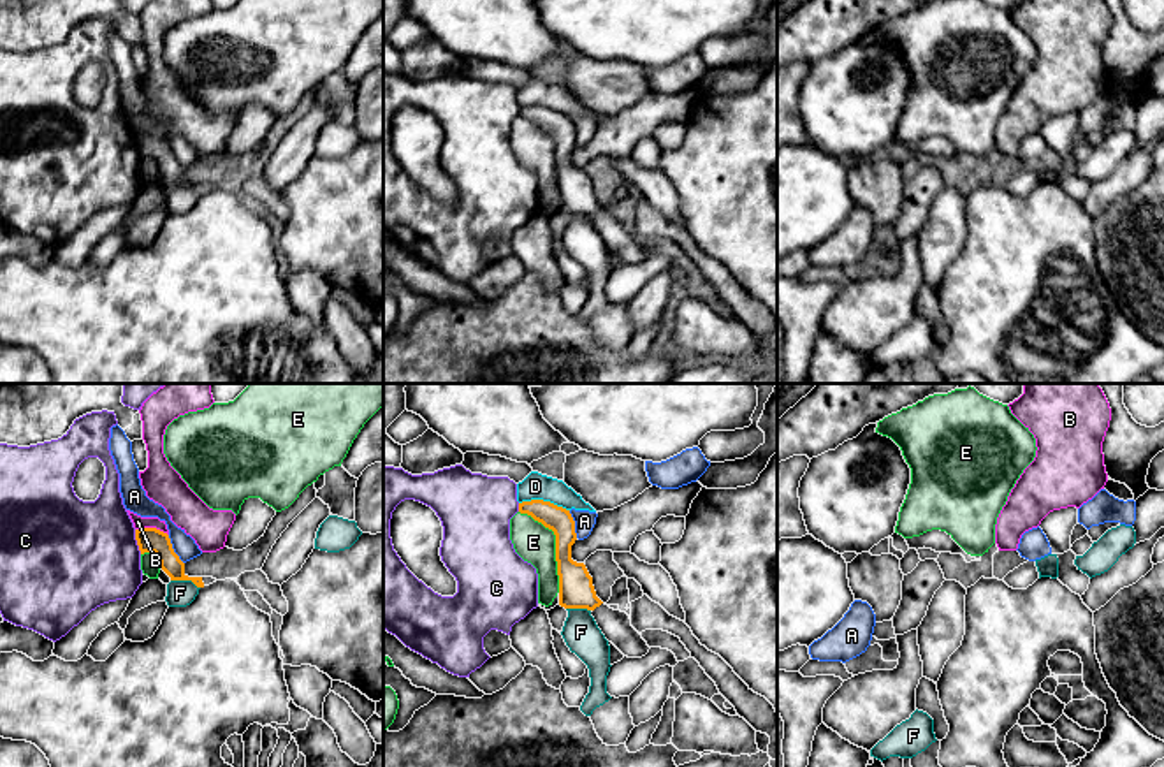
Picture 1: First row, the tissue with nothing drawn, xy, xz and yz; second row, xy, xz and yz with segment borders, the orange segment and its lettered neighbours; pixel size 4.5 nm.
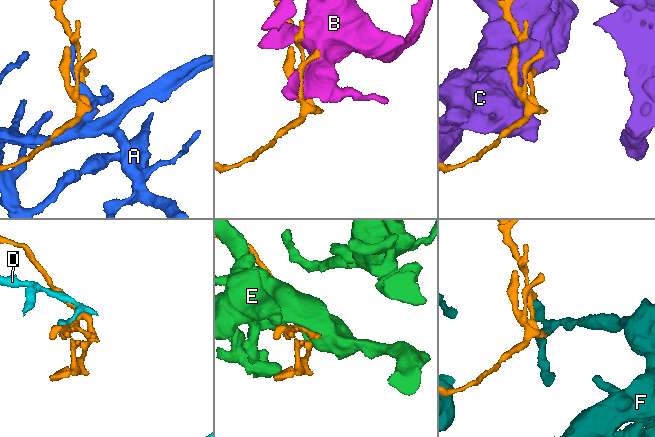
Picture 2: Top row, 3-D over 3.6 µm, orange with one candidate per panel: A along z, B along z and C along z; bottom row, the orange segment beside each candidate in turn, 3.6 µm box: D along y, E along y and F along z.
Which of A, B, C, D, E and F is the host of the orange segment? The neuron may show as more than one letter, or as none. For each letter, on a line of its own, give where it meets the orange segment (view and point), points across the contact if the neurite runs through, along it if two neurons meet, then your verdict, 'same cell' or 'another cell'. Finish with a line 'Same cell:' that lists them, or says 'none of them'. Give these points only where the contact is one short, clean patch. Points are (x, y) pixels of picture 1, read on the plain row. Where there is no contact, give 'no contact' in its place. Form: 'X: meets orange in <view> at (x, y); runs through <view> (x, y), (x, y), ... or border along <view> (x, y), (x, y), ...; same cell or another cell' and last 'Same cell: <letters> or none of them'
A: meets orange in xy at (173, 155); another cell
B: meets orange in xy at (152, 134); another cell
C: meets orange in xy at (138, 148); another cell
D: meets orange in xz at (542, 106); another cell
E: meets orange in xz at (556, 152); another cell
F: meets orange in xy at (185, 185); border along xy (171, 185), (190, 185), (199, 194); another cell
Same cell: none of them

